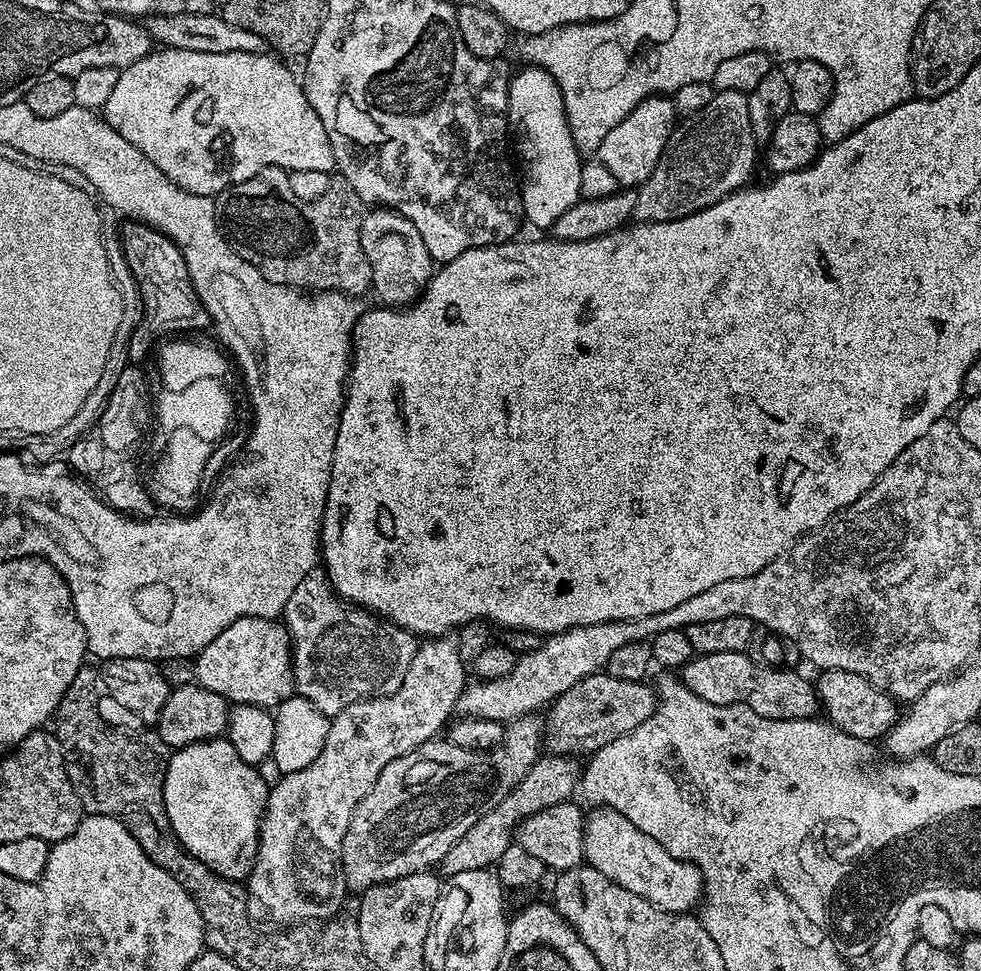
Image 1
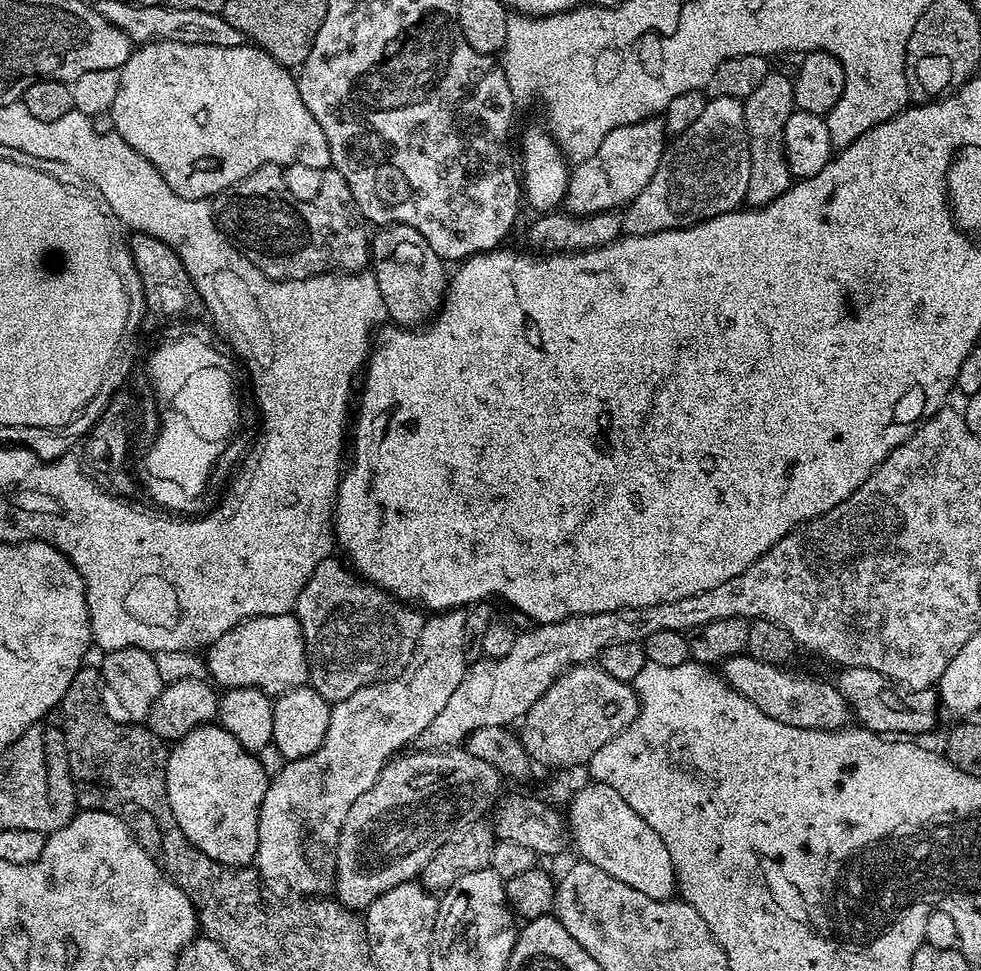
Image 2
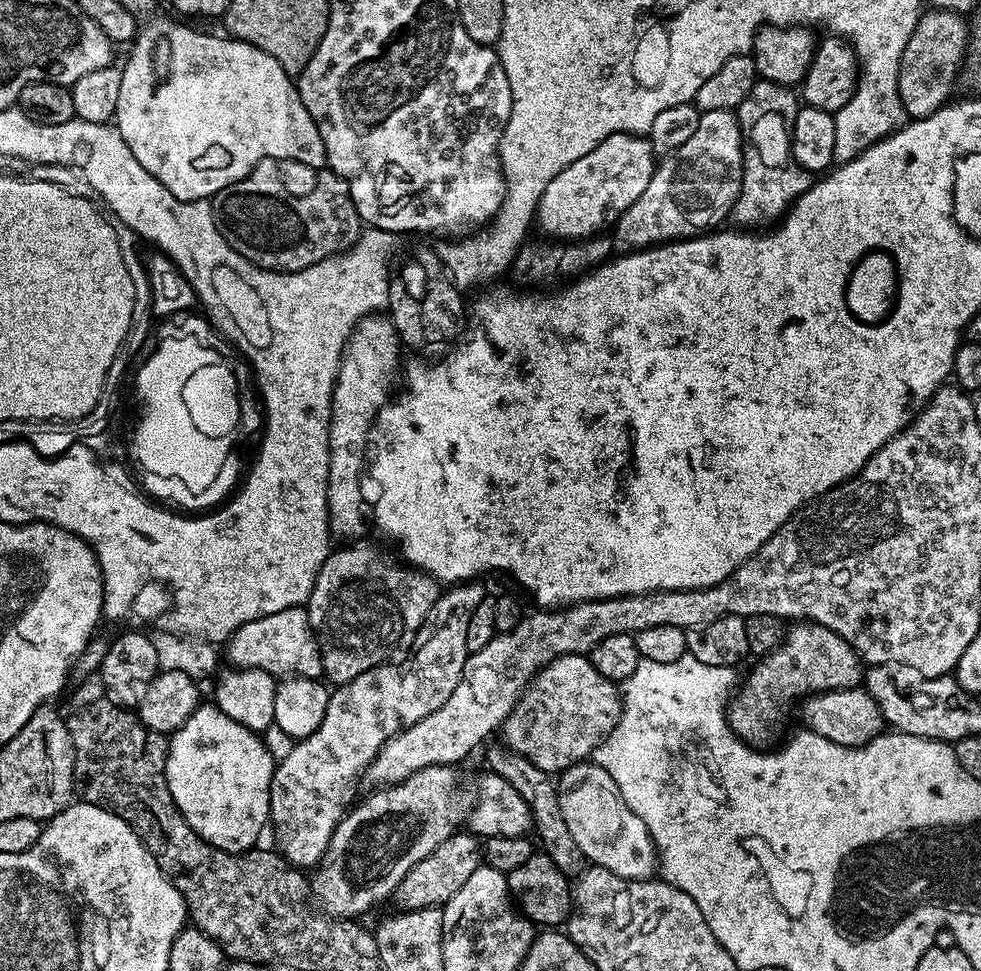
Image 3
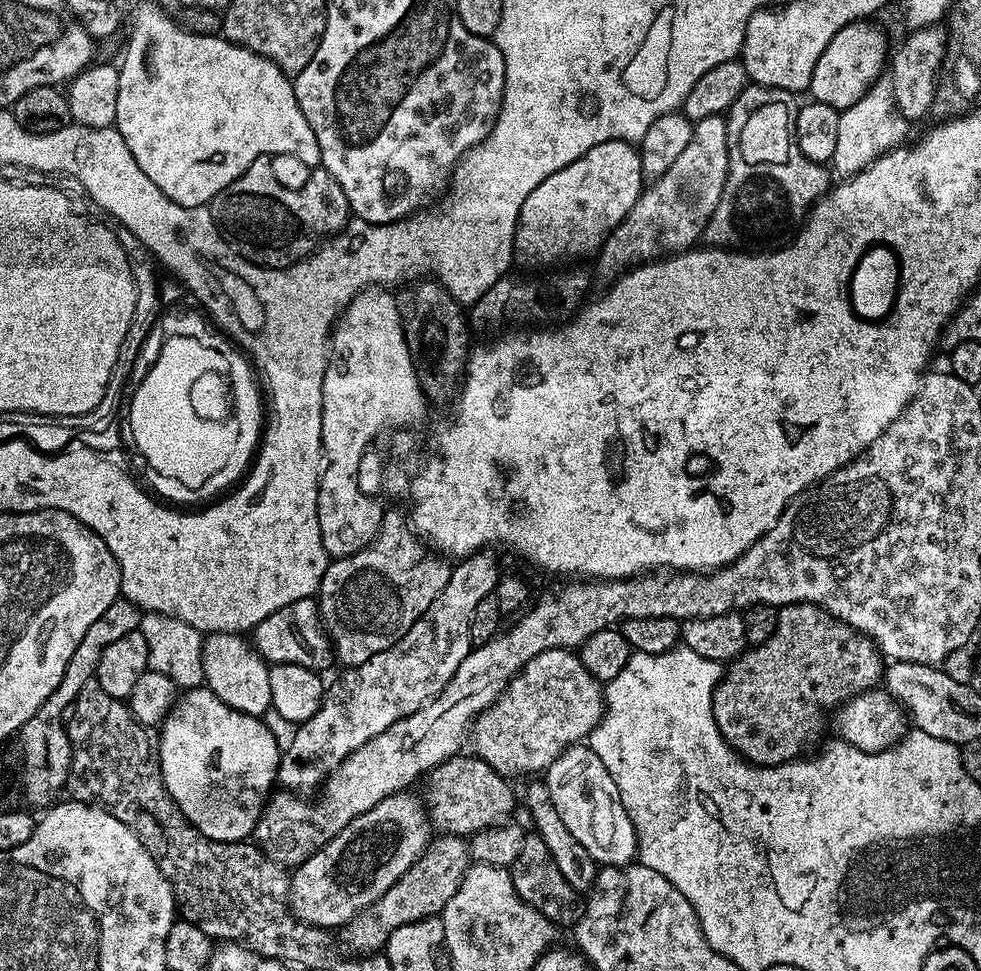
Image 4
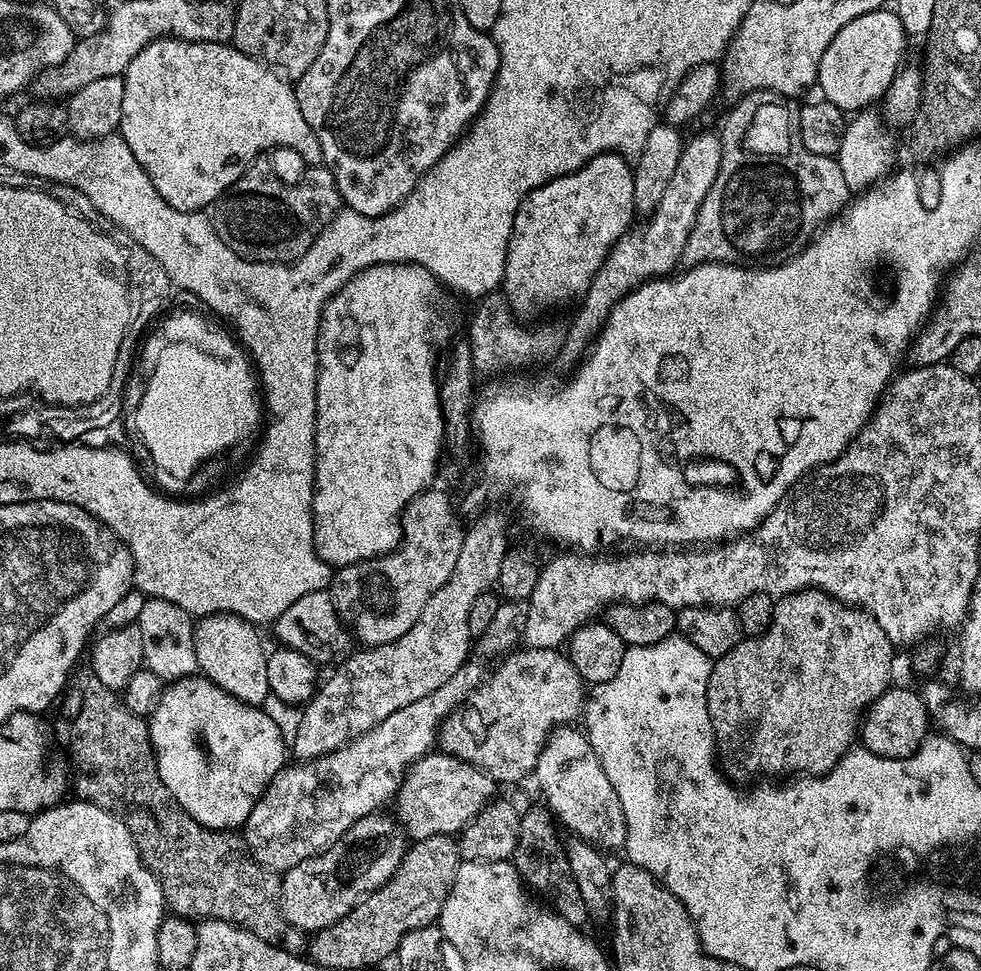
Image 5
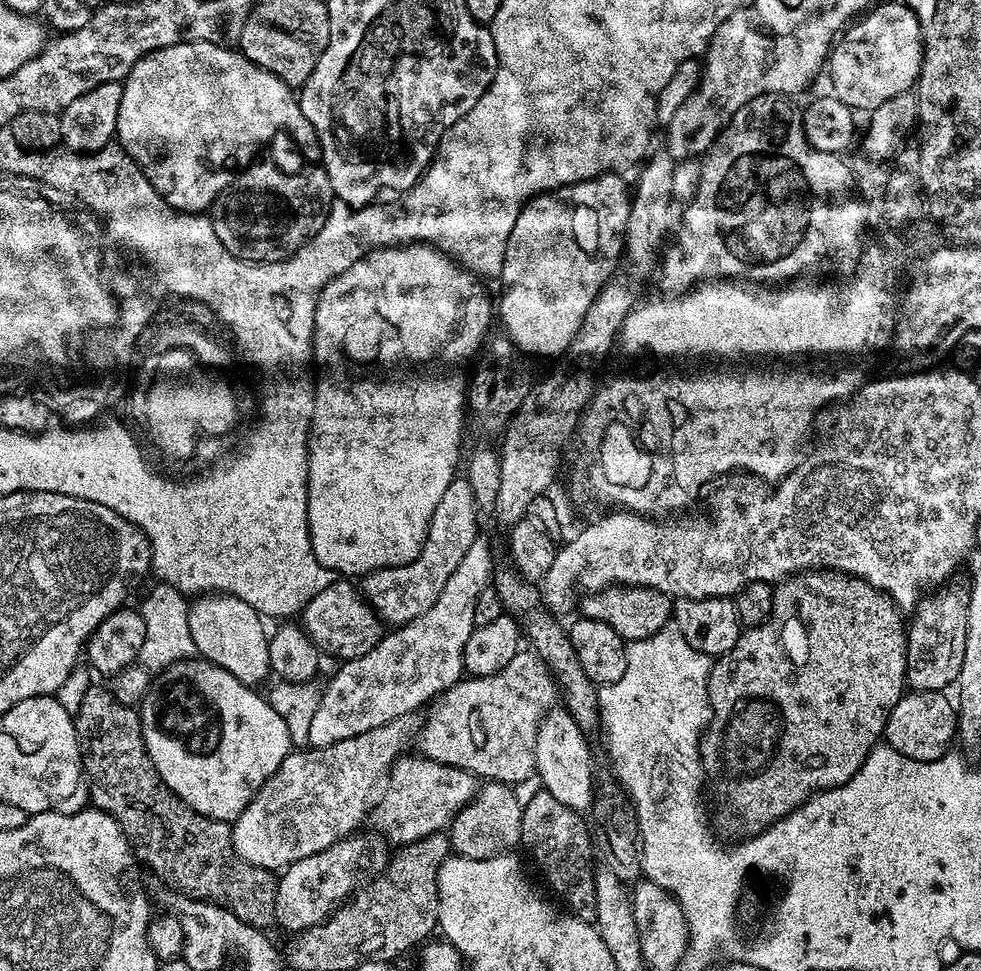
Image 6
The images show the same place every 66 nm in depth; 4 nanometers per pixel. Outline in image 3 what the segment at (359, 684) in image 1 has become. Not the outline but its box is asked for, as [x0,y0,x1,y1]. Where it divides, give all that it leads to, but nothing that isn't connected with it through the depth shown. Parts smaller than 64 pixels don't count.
[306,547,442,686]

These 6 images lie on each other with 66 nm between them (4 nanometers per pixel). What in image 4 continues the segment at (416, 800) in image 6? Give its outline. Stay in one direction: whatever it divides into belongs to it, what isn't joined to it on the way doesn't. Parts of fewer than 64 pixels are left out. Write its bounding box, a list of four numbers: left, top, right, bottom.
[422,755,518,838]

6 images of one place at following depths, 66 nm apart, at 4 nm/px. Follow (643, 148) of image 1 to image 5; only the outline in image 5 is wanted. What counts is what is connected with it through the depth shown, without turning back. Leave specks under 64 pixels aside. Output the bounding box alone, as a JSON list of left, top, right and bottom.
[502,152,637,314]

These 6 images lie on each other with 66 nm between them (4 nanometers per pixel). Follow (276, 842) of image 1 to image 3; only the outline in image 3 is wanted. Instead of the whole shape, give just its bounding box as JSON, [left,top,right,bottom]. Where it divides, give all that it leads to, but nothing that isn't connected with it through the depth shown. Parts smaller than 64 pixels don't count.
[270,582,486,870]

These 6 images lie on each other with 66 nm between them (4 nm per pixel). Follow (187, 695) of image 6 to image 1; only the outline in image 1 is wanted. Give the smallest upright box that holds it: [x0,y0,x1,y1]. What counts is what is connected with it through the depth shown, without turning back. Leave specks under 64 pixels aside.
[164,738,270,881]

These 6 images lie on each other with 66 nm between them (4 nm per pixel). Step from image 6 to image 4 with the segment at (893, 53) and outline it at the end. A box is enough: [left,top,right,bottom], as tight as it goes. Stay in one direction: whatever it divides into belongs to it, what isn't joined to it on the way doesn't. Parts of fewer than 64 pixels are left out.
[810,22,890,110]

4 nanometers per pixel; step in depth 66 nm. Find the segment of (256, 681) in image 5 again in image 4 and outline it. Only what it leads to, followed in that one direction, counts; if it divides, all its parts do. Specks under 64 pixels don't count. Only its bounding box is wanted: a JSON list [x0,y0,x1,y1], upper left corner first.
[202,633,271,717]

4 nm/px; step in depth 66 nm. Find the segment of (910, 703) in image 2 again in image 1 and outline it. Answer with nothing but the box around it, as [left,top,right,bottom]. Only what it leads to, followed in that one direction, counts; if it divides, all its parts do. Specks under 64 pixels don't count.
[815,668,898,742]

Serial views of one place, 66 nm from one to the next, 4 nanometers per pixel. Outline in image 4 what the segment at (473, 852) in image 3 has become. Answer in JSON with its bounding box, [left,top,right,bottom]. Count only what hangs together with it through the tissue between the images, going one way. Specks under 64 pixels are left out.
[339,835,469,954]

